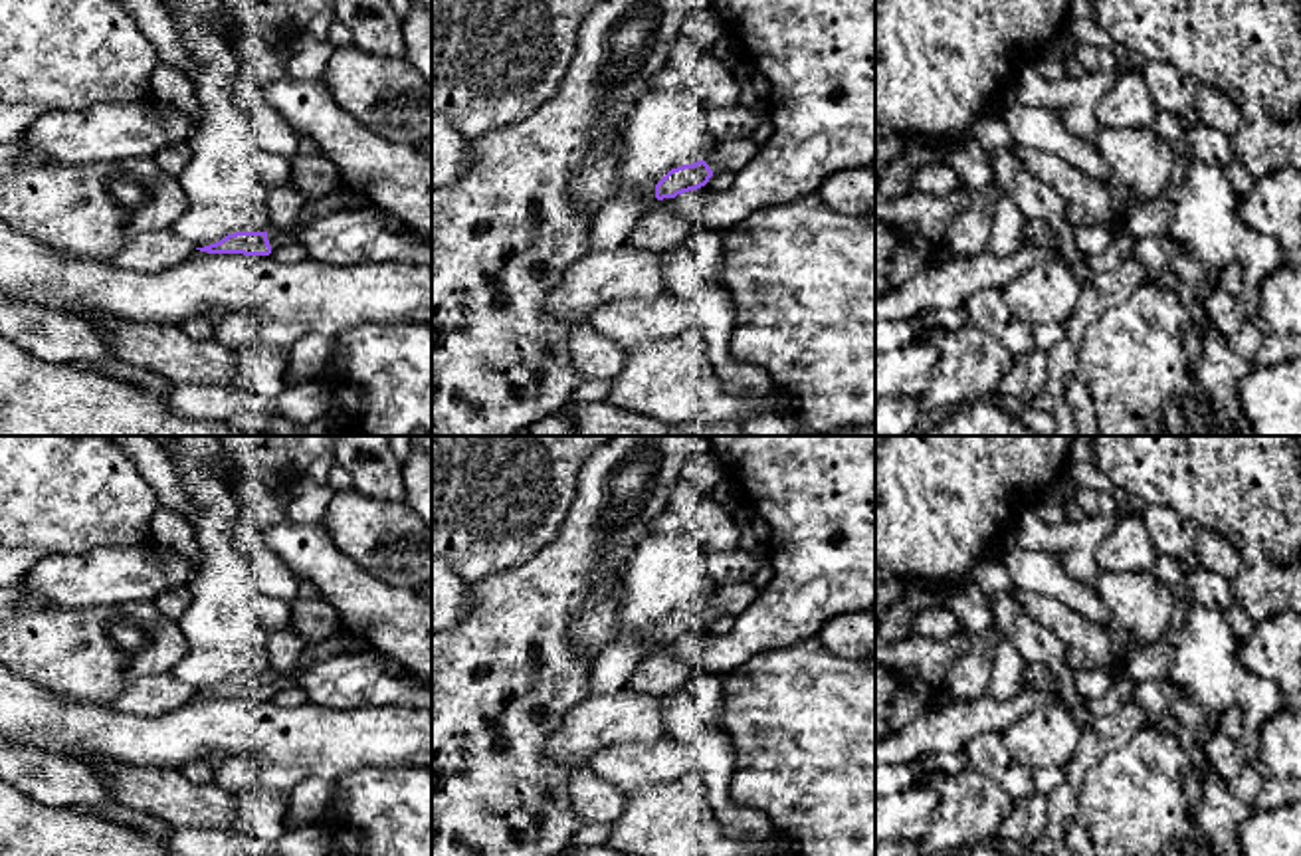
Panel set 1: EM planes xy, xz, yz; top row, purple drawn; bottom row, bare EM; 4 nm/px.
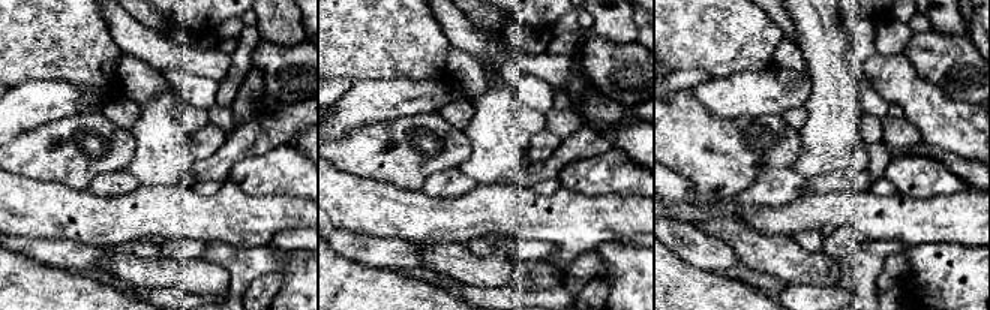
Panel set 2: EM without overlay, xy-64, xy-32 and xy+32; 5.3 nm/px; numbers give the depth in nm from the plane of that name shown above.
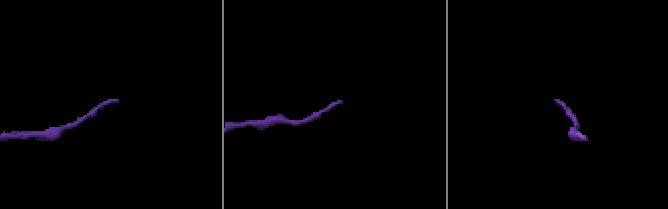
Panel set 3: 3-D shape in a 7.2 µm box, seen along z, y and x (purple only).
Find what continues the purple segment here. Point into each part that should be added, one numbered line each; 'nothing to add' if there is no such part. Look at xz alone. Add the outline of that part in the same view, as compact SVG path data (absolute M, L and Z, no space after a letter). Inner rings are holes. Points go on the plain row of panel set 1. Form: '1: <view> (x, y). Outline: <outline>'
1: xz (731, 599). Outline: M752 581L715 585L711 596L705 600L705 606L713 616L739 616L751 602L756 600L758 594L760 590Z

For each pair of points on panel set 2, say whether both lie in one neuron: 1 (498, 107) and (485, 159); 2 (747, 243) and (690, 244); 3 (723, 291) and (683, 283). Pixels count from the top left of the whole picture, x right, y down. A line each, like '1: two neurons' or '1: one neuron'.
1: one neuron
2: two neurons
3: one neuron

